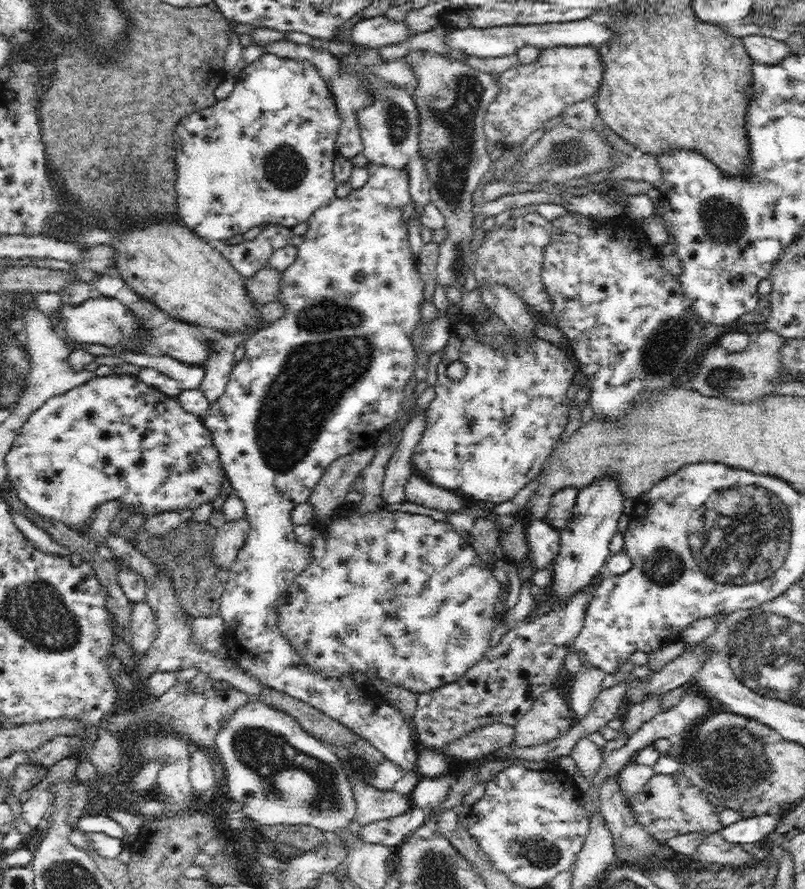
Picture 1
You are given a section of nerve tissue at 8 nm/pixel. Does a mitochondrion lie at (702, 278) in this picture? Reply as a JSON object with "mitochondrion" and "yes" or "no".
{"mitochondrion":"no"}

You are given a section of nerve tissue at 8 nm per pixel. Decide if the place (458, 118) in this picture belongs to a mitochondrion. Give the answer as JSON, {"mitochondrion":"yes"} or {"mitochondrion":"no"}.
{"mitochondrion":"yes"}

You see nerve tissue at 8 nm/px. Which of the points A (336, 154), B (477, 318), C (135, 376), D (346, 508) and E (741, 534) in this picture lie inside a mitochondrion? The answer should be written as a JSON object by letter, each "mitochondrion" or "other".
{"A":"other","B":"other","C":"other","D":"other","E":"mitochondrion"}

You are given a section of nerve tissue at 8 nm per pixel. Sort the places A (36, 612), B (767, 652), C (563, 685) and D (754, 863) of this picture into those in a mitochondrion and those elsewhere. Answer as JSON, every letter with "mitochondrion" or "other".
{"A":"mitochondrion","B":"mitochondrion","C":"other","D":"other"}

